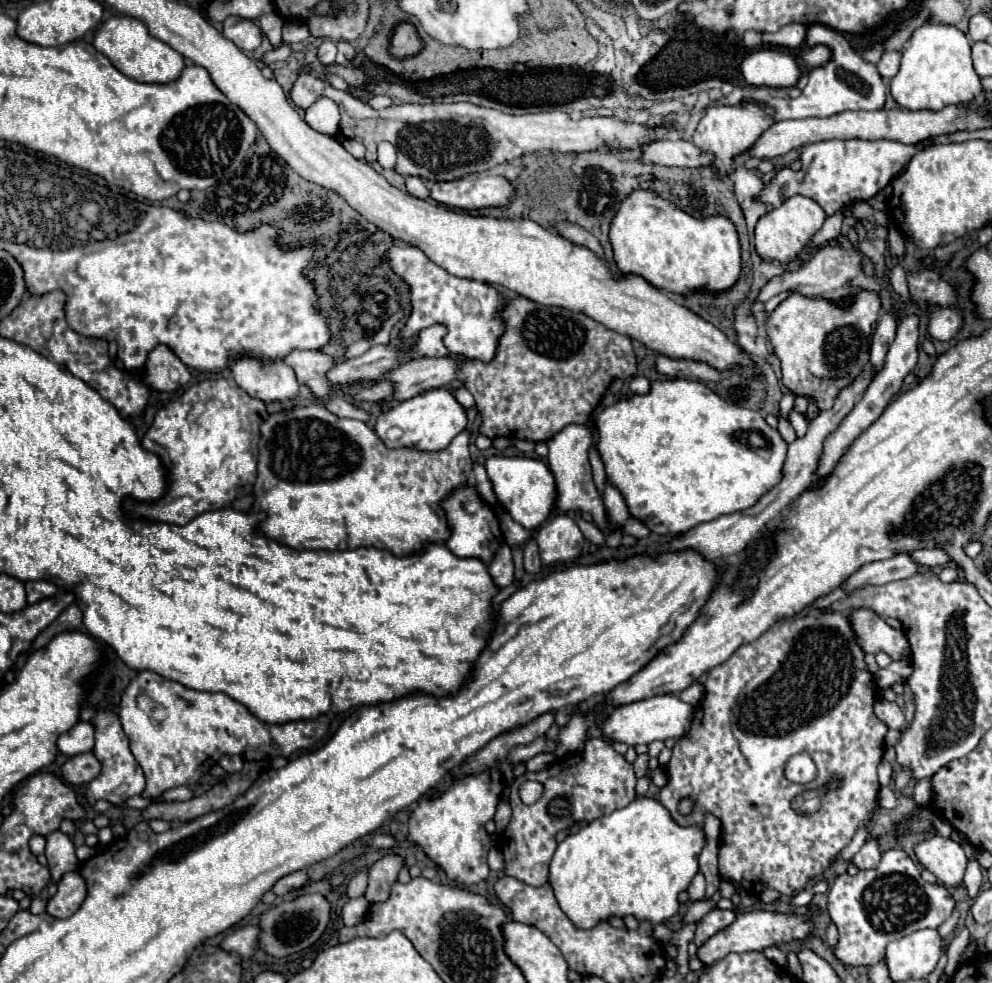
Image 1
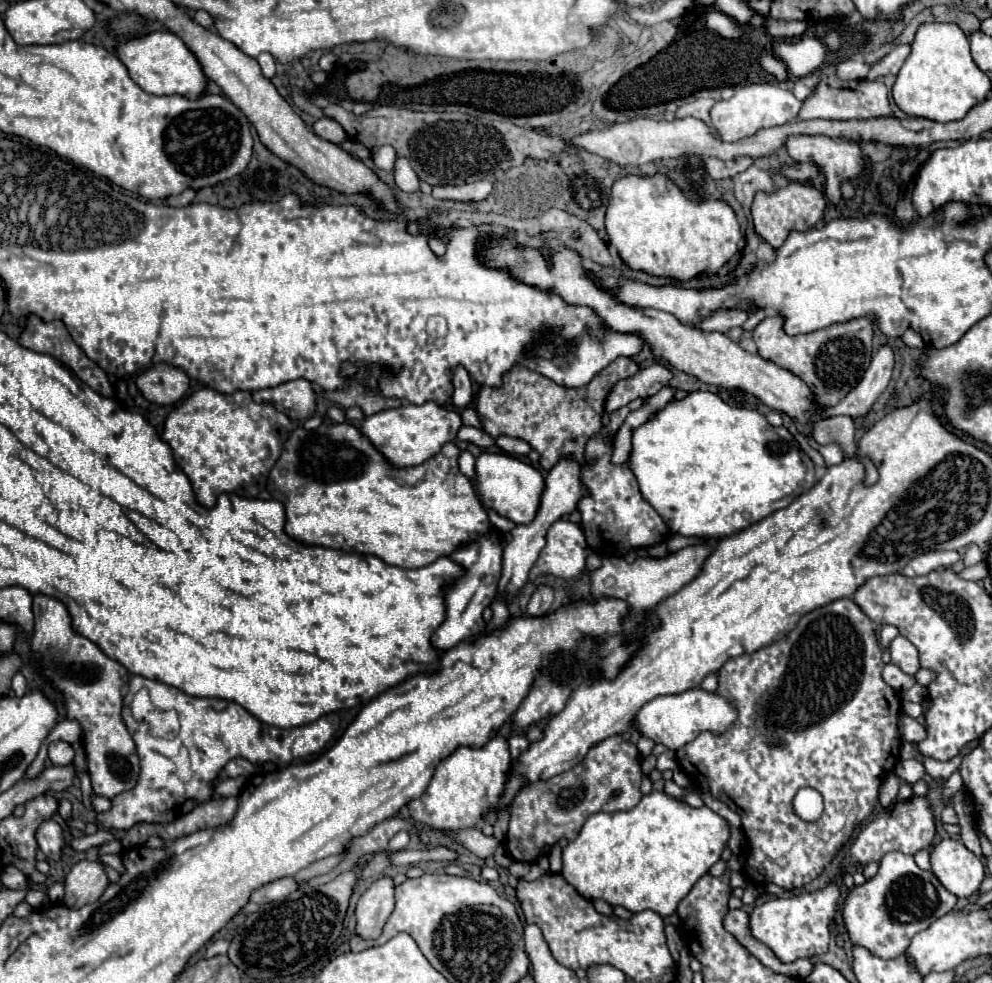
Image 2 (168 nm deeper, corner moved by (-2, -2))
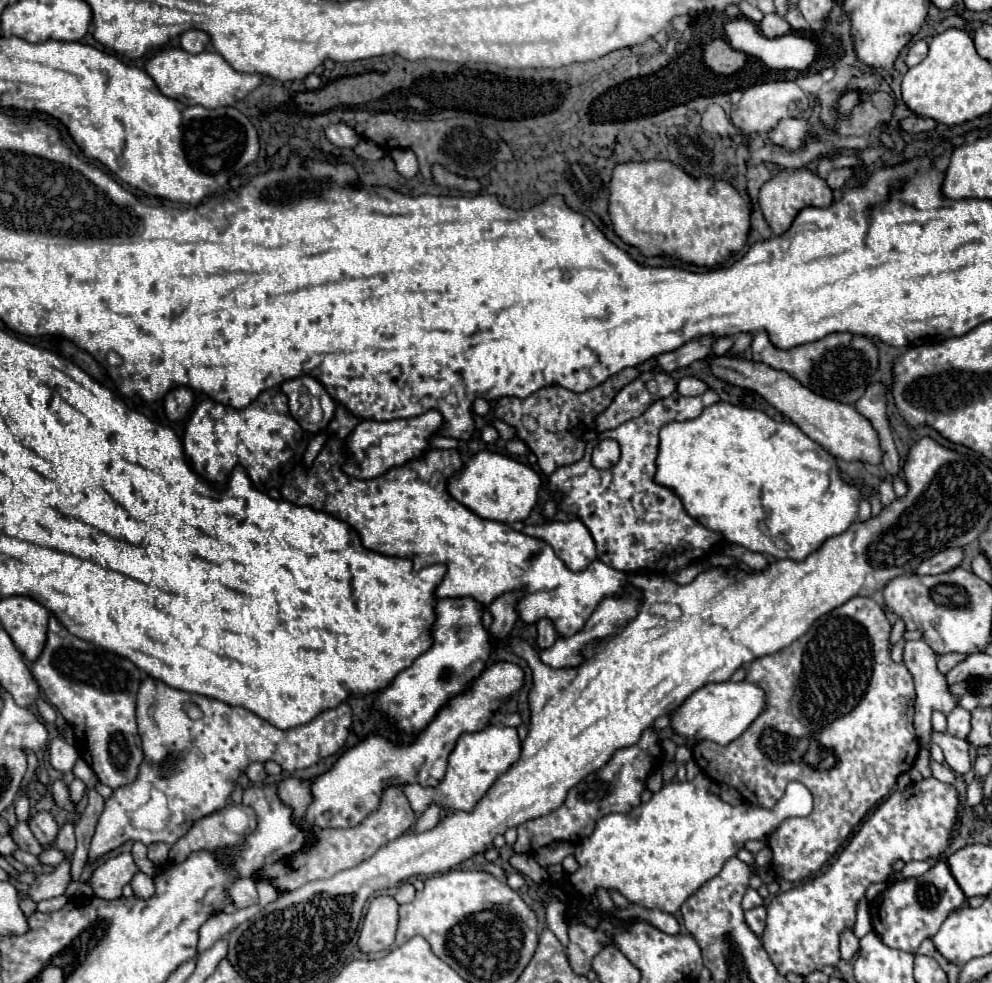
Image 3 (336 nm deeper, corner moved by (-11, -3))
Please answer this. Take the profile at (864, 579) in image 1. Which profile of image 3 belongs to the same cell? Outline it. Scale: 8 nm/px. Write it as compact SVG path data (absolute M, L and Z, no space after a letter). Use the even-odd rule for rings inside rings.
M946 548L946 550L942 550L942 552L934 554L932 558L924 560L924 562L918 566L916 574L918 574L918 576L928 576L928 574L948 572L948 570L960 566L962 558L964 558L962 548Z

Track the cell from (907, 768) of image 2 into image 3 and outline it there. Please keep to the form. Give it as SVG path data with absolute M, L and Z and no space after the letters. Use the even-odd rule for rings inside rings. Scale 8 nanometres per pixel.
M932 760L932 776L938 778L940 782L949 784L953 784L956 780L956 774L946 764L940 764L936 760Z

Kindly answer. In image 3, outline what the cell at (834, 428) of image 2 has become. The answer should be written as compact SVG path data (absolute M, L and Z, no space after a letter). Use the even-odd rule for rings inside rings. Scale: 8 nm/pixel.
M886 480L886 482L882 482L880 484L880 502L882 502L882 508L886 508L886 506L890 506L894 500L896 500L896 494L894 494L894 490L892 490L892 484Z

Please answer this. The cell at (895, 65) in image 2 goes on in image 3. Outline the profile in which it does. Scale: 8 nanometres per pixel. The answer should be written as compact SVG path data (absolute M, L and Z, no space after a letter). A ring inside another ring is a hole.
M918 40L914 42L914 46L908 50L908 56L906 56L906 66L914 66L918 62L922 62L926 58L926 52L928 52L928 44L926 40Z

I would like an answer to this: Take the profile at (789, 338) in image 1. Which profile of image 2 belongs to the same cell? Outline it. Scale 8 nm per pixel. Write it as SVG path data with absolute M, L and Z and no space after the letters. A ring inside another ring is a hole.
M771 315L753 329L753 341L759 347L759 355L805 381L817 405L837 405L861 381L871 363L873 321L853 319L849 323L835 323L809 335L785 335L781 323L781 315Z

